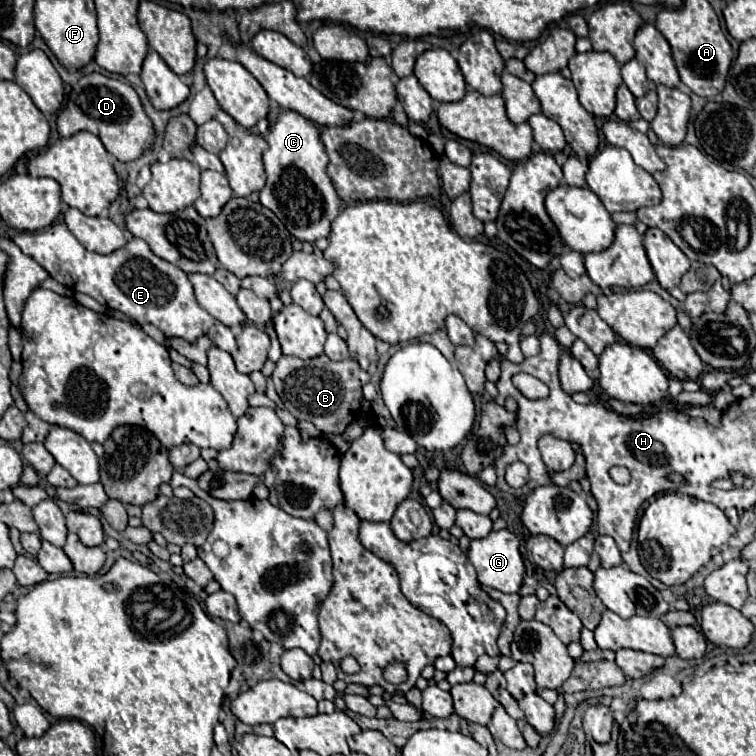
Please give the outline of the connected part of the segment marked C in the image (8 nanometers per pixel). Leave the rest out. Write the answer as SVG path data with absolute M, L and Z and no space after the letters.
M282 111L278 121L268 131L268 149L264 151L266 185L260 191L260 203L268 207L286 229L300 241L314 243L320 237L328 237L330 223L340 213L340 197L326 175L328 155L320 141L318 127L296 111Z

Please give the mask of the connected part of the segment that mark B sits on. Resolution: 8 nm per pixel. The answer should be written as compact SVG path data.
M282 355L272 373L272 381L284 407L294 417L314 423L322 433L344 433L344 429L360 415L362 385L368 383L370 377L354 359L330 361L326 355L318 355L304 361Z

